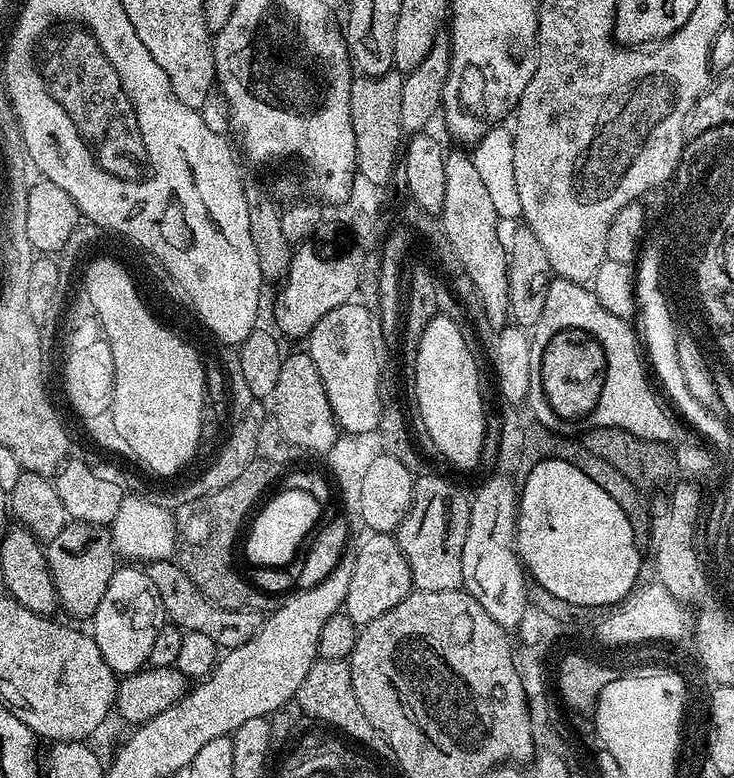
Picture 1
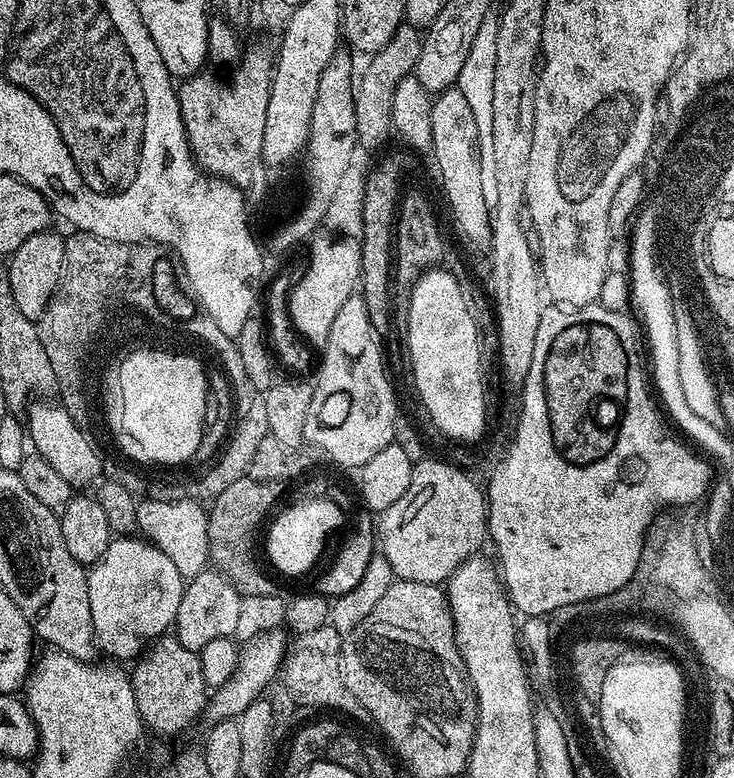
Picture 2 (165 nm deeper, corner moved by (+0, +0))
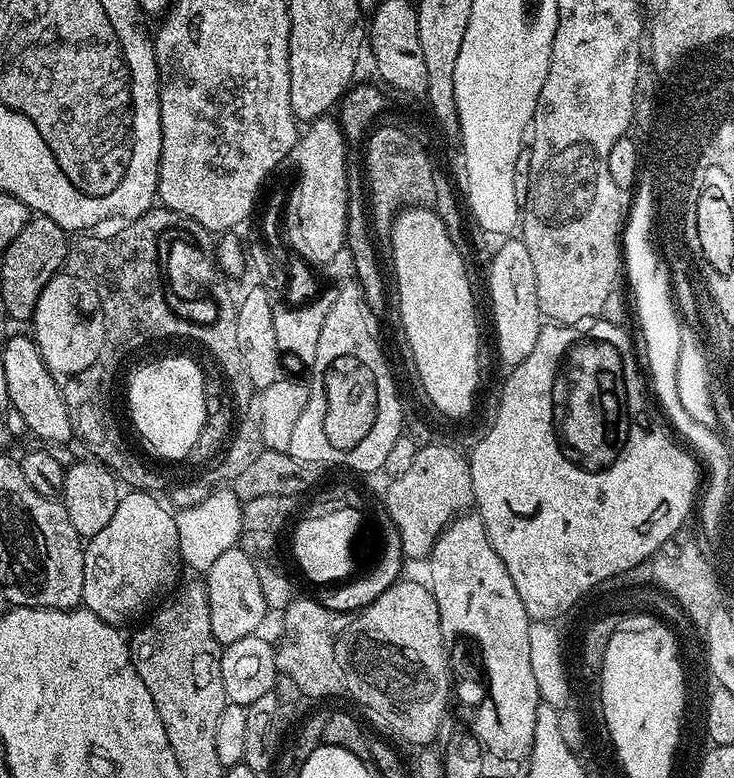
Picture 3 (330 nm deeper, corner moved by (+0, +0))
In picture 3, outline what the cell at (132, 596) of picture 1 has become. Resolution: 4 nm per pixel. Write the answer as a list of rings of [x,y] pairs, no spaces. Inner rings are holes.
[[[127,491],[101,533],[89,537],[83,560],[83,605],[107,624],[117,626],[144,611],[152,602],[168,593],[182,569],[175,515],[156,500],[153,493]]]

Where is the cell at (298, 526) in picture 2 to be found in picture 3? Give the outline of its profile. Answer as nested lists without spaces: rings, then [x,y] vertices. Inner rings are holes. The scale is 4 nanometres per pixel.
[[[334,506],[321,516],[308,516],[292,532],[292,556],[298,567],[304,571],[308,580],[316,584],[332,586],[343,582],[353,575],[352,543],[356,540],[356,531],[360,528],[361,510]]]

